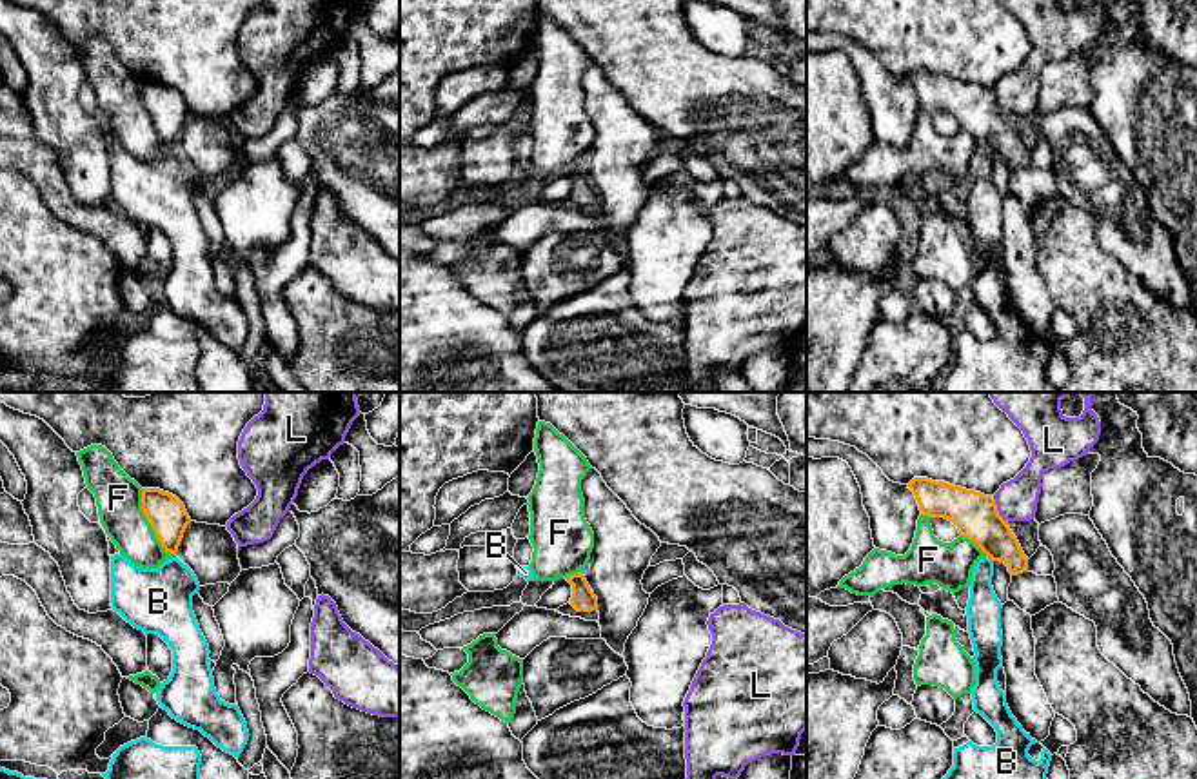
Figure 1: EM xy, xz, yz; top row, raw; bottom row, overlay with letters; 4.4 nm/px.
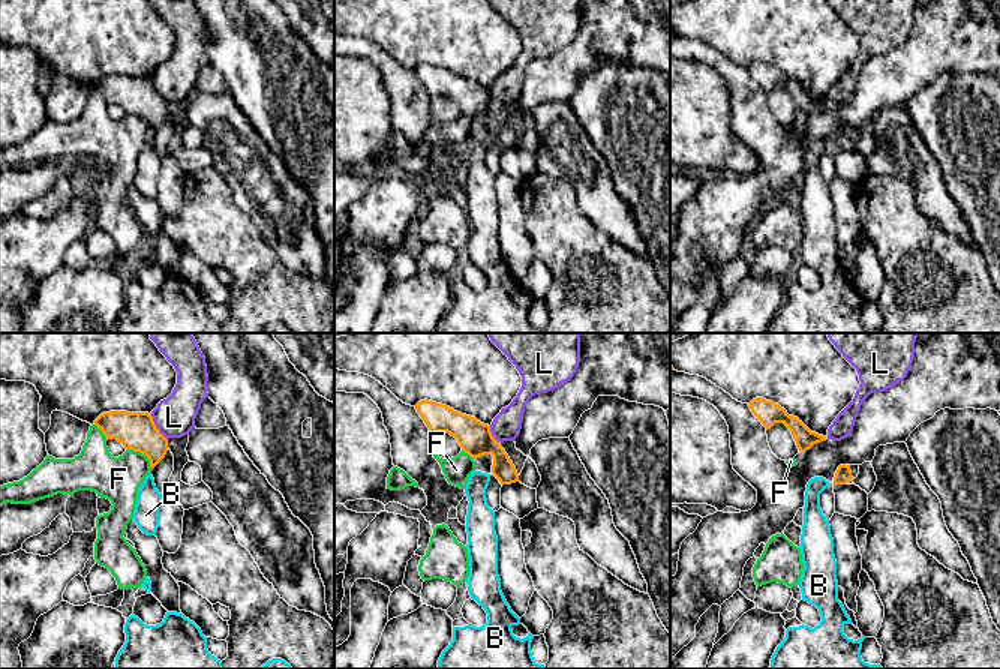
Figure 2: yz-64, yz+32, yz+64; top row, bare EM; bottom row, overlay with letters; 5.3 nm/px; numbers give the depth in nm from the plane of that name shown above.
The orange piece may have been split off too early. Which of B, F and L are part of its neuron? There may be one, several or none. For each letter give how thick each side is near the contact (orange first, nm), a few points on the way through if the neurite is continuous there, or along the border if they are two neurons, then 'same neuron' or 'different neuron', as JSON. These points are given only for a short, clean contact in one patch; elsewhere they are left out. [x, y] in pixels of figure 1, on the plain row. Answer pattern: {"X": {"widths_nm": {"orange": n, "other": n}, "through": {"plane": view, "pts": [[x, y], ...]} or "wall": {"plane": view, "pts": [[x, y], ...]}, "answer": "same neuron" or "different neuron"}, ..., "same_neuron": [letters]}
{"B": {"widths_nm": {"orange": 200, "other": 150}, "wall": {"plane": "yz", "pts": [[987, 149], [992, 155]]}, "answer": "different neuron"}, "F": {"widths_nm": {"orange": 170, "other": 200}, "wall": {"plane": "xy", "pts": [[140, 82], [140, 102], [155, 131], [166, 144], [175, 147]]}, "answer": "different neuron"}, "L": {"widths_nm": {"orange": 200, "other": 180}, "wall": {"plane": "yz", "pts": [[992, 91], [998, 106], [1007, 115]]}, "answer": "different neuron"}, "same_neuron": []}

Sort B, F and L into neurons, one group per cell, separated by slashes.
B / F / L

